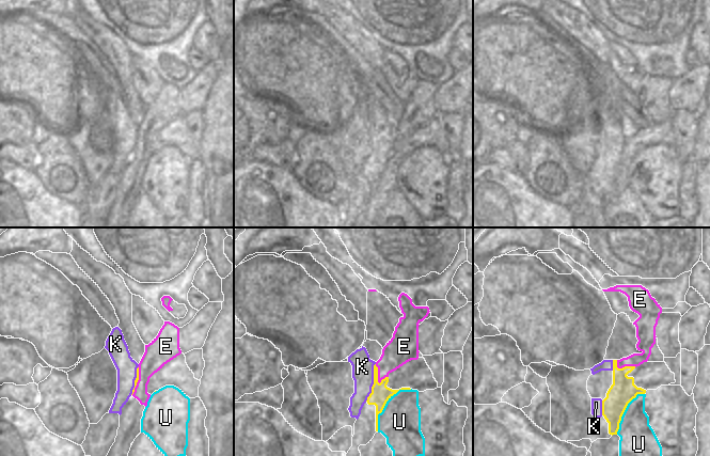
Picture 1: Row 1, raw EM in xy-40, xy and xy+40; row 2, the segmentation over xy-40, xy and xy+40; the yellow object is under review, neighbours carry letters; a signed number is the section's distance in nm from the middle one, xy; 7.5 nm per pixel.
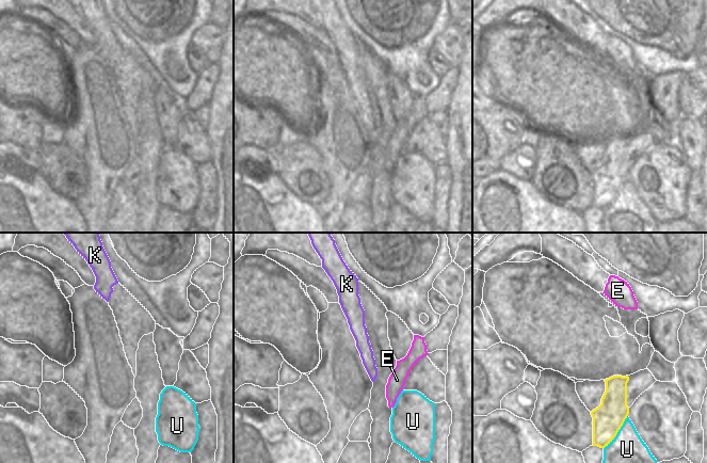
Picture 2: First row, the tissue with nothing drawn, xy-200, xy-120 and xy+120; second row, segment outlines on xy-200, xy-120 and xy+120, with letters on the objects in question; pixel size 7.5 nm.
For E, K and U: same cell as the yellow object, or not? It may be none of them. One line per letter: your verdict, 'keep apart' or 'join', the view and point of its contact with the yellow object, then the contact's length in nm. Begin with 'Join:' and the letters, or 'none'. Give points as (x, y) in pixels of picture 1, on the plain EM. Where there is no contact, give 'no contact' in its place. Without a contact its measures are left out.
Join: K
E: keep apart | xy (377, 135) | 160 nm
K: join | xy (374, 143) | 300 nm
U: keep apart | xy (385, 163) | 420 nm

